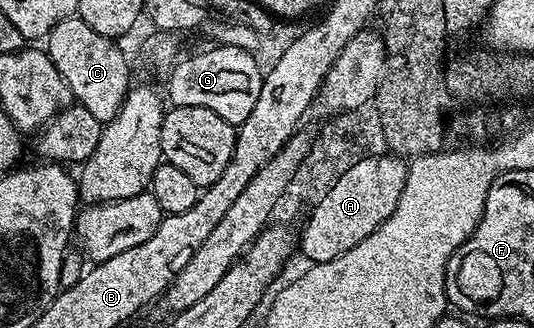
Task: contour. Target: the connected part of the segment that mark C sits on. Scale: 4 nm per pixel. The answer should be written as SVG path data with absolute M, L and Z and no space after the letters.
M77 16L60 20L60 24L56 24L44 39L44 49L52 64L56 64L64 76L75 103L88 108L88 112L92 112L92 116L103 124L110 122L116 112L120 112L132 85L126 54L118 45L115 39L100 36L96 28L88 28L88 24Z

